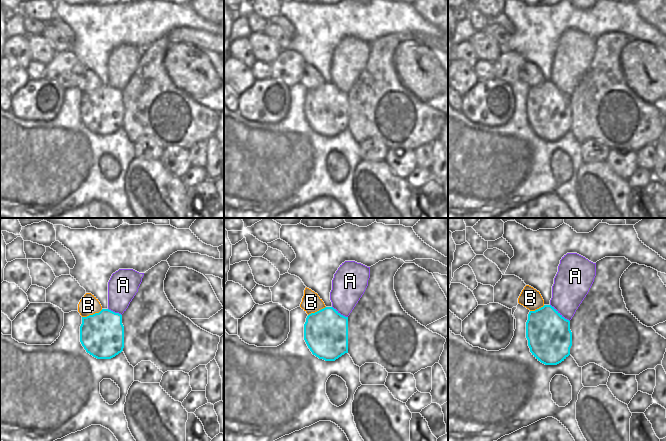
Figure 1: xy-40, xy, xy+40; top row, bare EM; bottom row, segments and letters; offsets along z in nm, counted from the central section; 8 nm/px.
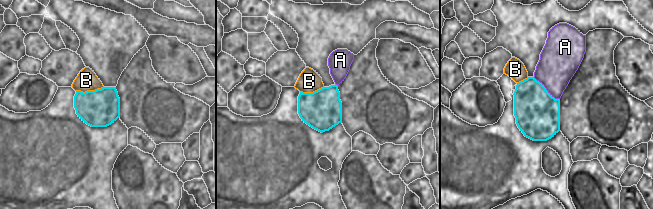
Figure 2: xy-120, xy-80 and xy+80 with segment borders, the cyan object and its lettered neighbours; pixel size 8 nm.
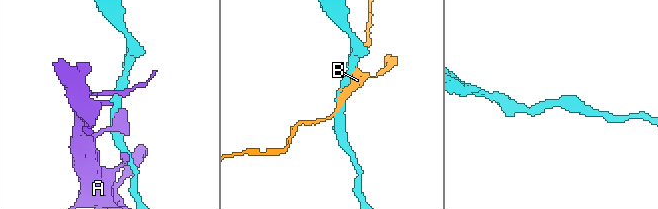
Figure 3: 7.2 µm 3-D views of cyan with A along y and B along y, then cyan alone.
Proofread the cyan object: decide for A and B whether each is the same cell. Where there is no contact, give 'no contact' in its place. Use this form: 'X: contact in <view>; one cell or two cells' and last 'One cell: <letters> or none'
A: contact in xy+40; two cells
B: contact in xy-40; two cells
One cell: none

